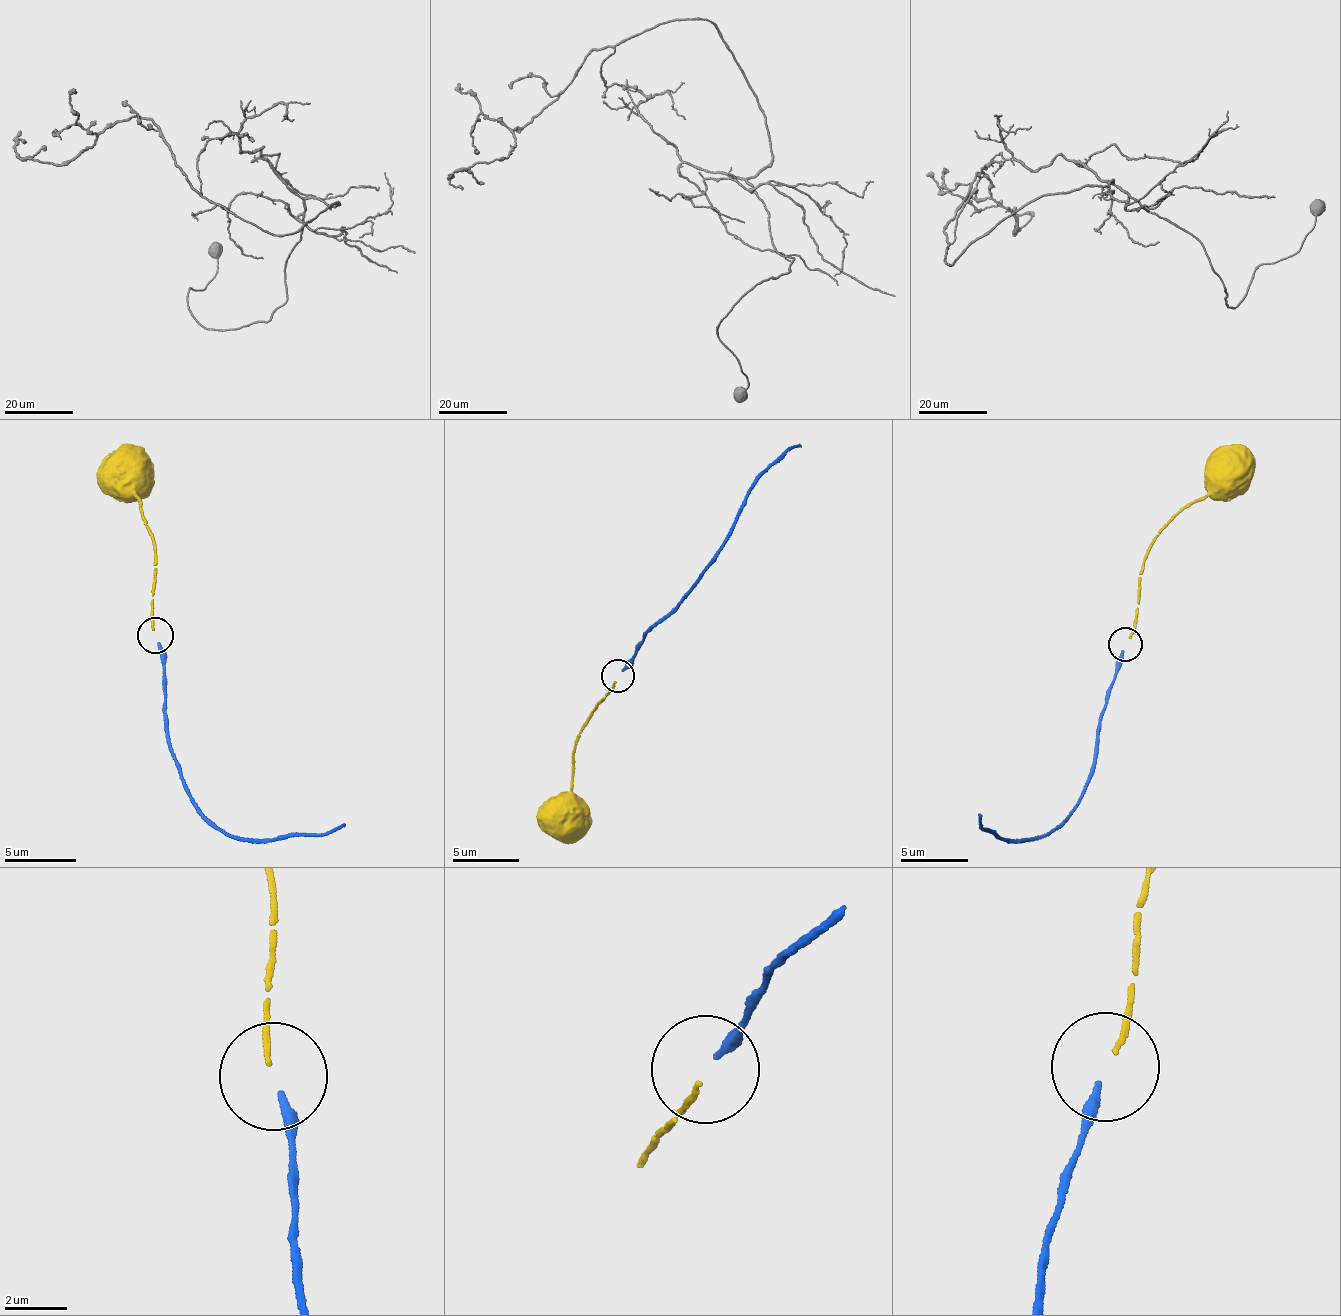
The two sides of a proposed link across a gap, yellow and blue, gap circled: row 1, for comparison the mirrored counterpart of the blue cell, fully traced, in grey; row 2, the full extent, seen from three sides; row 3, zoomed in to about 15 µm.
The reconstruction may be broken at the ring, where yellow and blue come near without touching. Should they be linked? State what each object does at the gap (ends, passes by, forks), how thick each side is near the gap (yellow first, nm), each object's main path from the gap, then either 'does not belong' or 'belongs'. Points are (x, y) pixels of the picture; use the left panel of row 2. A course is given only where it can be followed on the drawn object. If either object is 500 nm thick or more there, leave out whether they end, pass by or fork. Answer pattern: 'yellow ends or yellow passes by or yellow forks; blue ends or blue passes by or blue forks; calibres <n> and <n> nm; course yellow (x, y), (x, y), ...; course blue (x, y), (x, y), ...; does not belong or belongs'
yellow ends; blue ends; calibres 180 and 260 nm; course yellow (151, 631), (155, 560), (150, 529), (126, 474); course blue (158, 643), (164, 738), (190, 802), (229, 833), (266, 840), (321, 834), (345, 823); belongs

